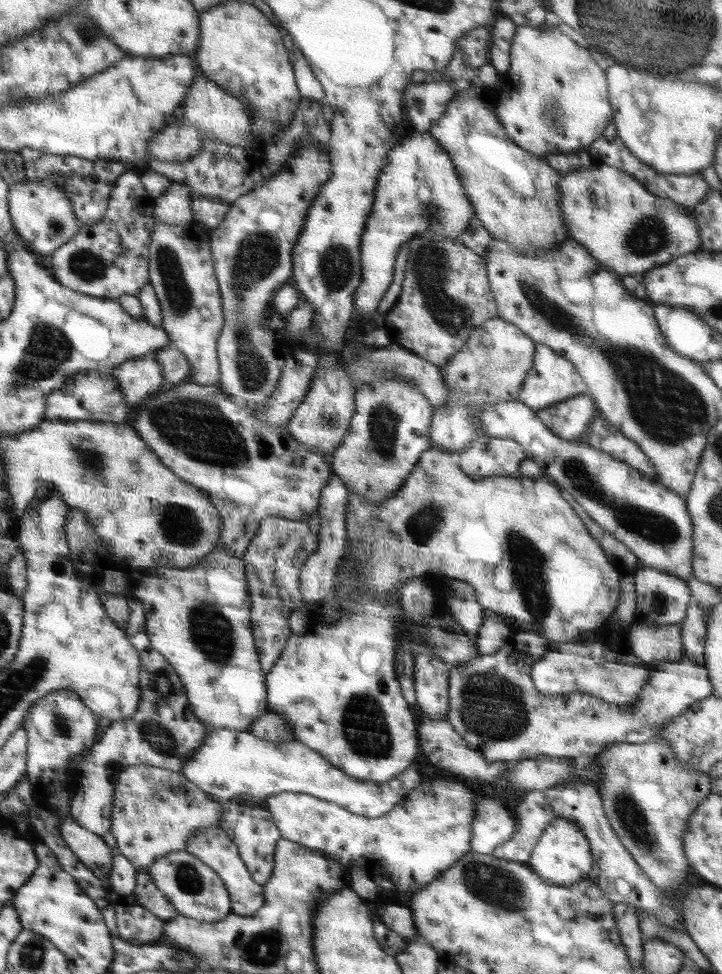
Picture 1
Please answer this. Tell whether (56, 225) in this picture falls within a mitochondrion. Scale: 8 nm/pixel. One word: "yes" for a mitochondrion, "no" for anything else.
yes

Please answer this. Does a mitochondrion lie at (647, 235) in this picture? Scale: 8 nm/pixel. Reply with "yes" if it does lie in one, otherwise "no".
yes

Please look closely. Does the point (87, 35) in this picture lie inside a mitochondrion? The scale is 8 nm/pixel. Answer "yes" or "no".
yes

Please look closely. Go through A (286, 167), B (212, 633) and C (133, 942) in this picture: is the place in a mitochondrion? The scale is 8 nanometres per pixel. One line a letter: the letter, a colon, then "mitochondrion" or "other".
A: other
B: mitochondrion
C: other

